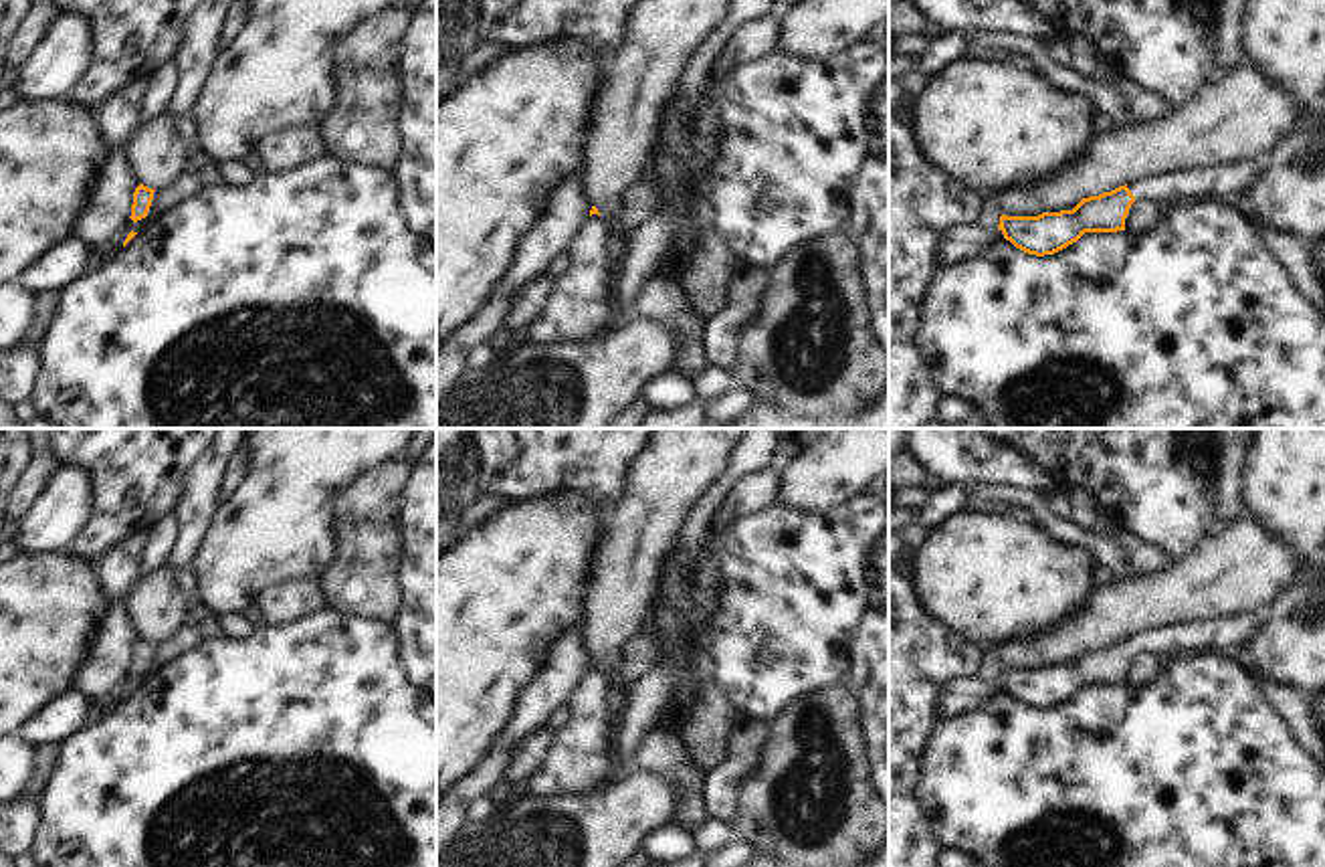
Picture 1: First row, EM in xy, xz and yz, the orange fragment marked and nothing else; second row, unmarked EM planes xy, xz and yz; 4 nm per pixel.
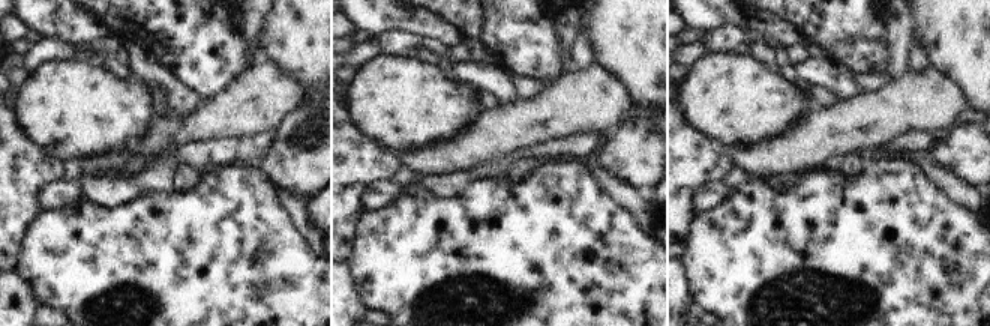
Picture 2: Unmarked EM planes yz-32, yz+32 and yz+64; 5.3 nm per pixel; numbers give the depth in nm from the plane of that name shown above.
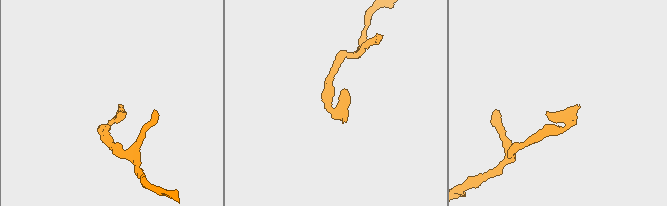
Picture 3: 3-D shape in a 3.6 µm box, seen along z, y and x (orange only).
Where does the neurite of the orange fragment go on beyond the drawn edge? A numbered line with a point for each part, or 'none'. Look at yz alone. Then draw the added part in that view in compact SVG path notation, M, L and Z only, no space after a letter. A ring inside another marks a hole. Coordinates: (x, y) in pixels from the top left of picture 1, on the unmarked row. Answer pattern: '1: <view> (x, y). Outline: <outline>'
1: yz (1229, 635). Outline: M1236 612L1208 620L1171 620L1149 624L1127 637L1135 651L1149 651L1157 663L1180 655L1216 651L1244 657L1246 645L1260 624L1260 612Z

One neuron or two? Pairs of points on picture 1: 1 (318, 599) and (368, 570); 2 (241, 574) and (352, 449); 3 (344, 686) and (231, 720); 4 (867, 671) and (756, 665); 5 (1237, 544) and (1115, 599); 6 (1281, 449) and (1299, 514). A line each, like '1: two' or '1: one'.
1: two
2: one
3: one
4: two
5: one
6: one

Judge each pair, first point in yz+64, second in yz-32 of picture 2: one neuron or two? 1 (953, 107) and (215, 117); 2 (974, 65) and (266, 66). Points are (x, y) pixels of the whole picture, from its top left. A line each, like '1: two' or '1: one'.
1: one
2: two

